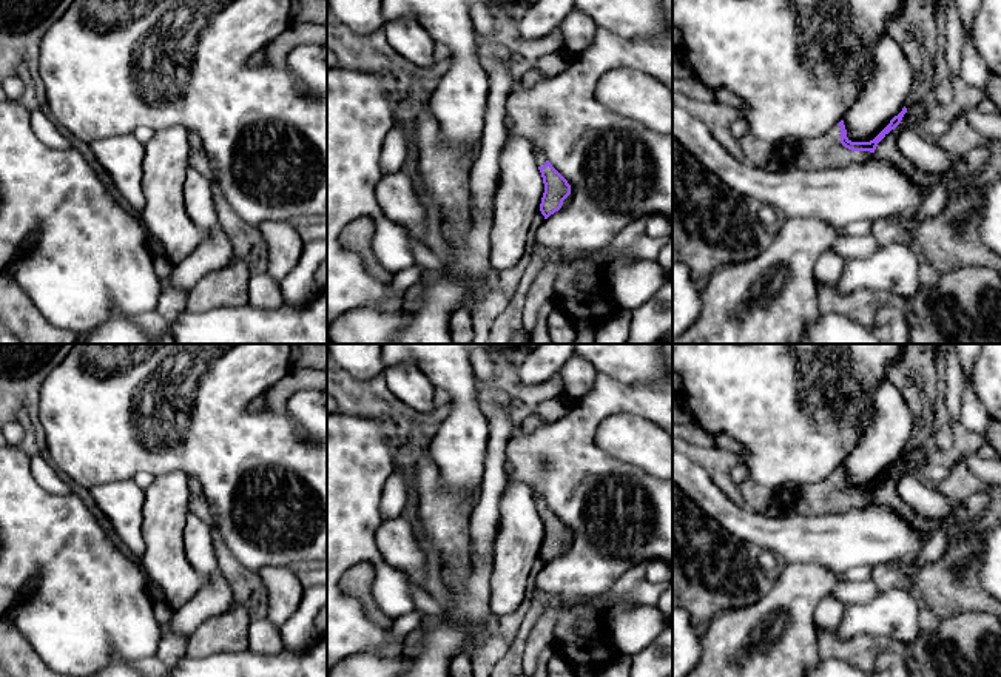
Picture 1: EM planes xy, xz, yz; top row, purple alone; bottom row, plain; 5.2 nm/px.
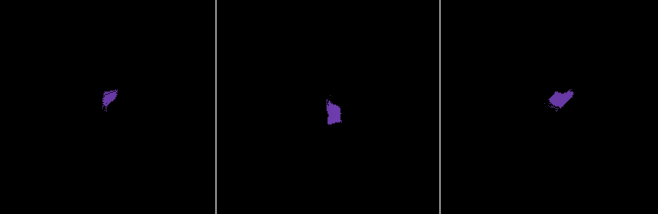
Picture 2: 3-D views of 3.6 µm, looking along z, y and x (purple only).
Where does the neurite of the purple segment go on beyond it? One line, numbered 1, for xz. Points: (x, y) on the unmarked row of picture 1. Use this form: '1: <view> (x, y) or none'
1: xz (540, 505)

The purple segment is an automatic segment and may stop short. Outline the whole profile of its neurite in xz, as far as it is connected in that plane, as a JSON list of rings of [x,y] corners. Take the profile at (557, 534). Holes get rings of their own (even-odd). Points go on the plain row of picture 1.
[[[535,495],[534,500],[544,529],[540,557],[544,564],[548,564],[551,560],[561,554],[563,546],[571,540],[571,530],[551,510],[551,507],[541,500],[540,495]]]

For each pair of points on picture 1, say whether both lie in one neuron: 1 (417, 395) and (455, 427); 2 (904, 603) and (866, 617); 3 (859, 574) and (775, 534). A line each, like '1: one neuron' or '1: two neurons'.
1: two neurons
2: one neuron
3: two neurons

